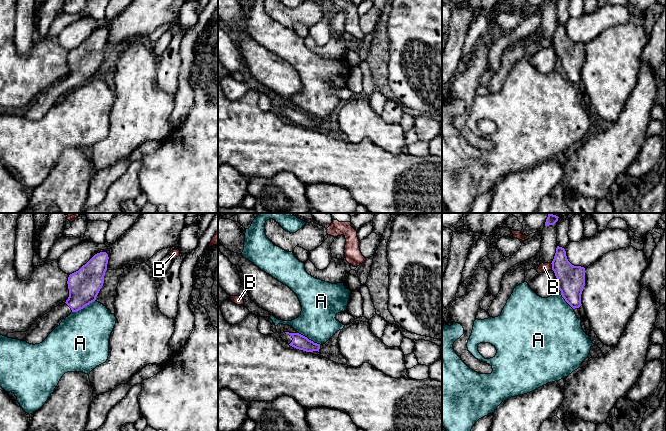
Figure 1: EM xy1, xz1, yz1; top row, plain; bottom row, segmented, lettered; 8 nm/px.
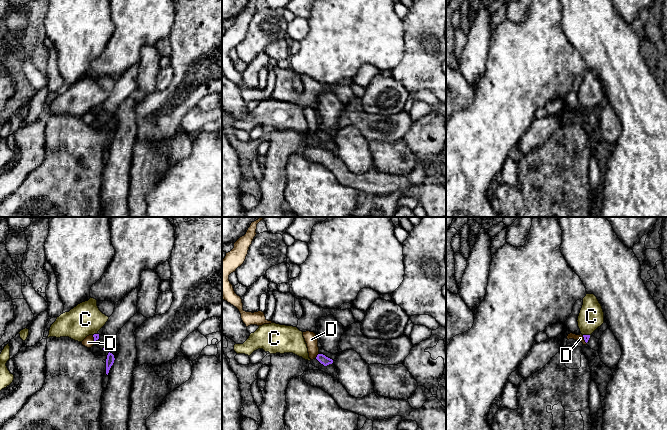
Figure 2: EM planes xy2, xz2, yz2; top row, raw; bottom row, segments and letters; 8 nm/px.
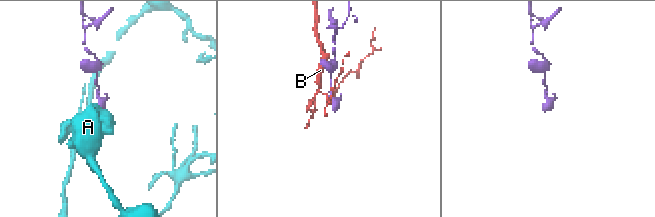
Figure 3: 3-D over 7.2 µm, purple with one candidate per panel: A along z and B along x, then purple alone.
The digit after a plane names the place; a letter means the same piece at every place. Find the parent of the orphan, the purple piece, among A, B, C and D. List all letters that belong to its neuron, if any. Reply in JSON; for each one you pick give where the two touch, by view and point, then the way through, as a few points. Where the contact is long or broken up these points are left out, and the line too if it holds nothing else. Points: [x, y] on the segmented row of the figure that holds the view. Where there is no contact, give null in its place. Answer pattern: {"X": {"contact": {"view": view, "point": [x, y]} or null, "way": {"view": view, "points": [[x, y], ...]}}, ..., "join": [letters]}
{"join": []}

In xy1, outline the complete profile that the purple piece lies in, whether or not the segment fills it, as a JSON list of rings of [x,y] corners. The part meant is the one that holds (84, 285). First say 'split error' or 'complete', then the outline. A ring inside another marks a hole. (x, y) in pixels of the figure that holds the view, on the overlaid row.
split error; [[[106,252],[97,253],[78,271],[69,275],[68,299],[40,317],[31,326],[26,333],[27,343],[33,345],[42,343],[63,319],[96,300],[104,283],[108,259]]]

